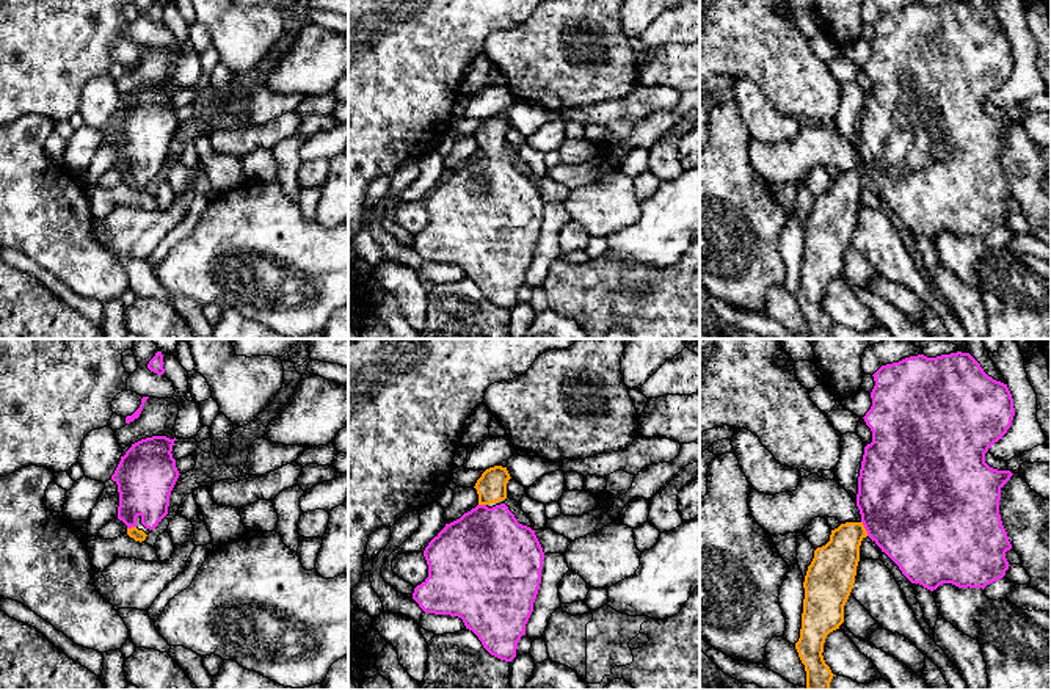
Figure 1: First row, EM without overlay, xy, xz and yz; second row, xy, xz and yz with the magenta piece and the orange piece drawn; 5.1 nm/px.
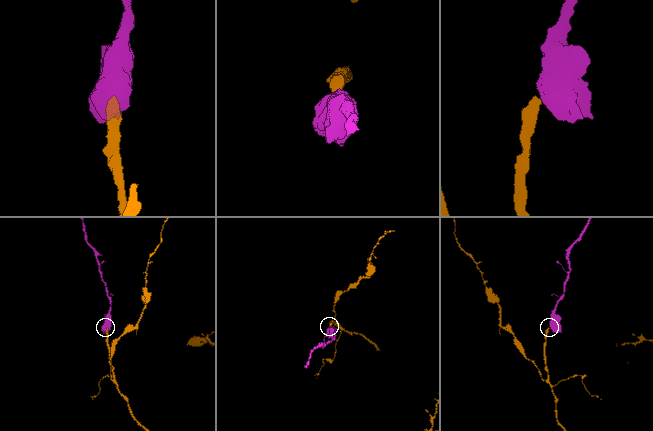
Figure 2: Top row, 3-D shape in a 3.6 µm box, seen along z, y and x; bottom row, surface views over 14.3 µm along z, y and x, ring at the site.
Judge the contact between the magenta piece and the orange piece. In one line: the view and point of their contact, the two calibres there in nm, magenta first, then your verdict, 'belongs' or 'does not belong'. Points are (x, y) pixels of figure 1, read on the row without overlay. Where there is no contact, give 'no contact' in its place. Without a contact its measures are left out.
meets magenta in yz at (865, 176); 500 nm thick on the magenta side, 220 nm on the other; belongs

